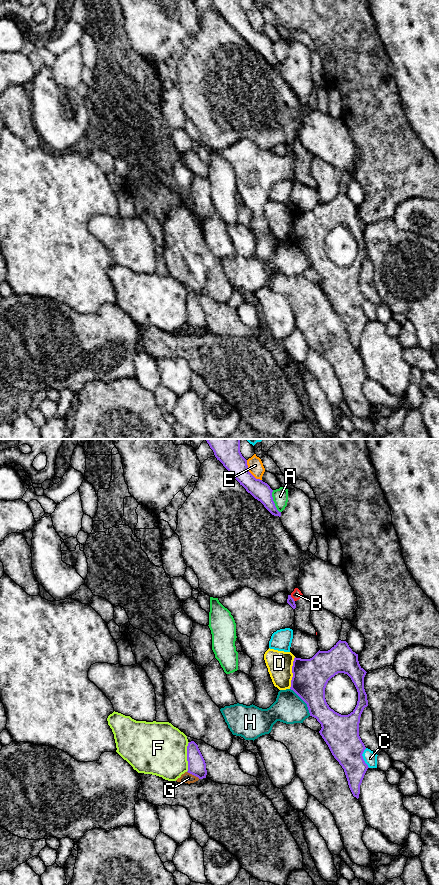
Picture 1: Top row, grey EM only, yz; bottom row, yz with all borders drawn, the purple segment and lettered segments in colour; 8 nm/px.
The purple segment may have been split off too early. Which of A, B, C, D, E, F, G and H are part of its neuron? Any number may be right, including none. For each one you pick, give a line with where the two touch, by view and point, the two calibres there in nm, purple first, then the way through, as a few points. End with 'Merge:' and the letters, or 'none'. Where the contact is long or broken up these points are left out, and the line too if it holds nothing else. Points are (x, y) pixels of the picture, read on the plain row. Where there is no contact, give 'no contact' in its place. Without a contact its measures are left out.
Merge: none

